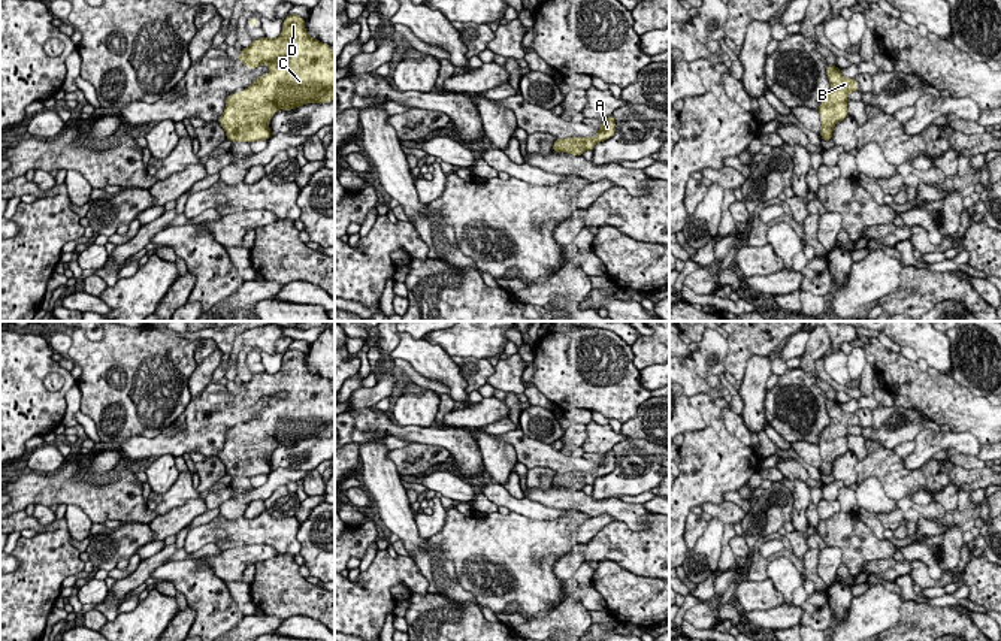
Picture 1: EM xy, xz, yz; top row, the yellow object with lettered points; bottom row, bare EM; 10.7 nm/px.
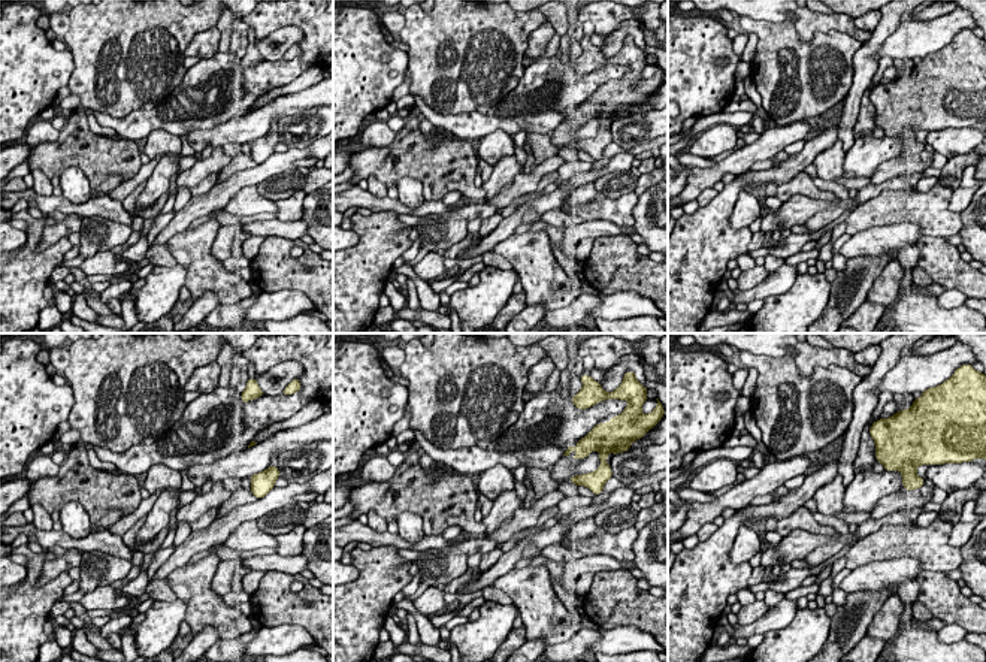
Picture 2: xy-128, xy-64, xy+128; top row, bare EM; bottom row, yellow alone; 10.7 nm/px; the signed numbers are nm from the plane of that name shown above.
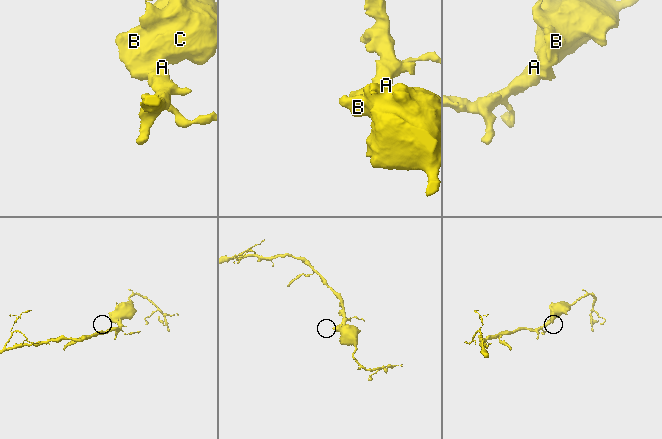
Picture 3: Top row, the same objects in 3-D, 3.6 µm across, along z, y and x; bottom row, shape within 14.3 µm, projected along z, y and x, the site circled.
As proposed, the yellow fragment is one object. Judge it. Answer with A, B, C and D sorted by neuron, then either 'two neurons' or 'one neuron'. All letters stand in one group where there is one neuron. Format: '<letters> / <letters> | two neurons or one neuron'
A B C D | one neuron

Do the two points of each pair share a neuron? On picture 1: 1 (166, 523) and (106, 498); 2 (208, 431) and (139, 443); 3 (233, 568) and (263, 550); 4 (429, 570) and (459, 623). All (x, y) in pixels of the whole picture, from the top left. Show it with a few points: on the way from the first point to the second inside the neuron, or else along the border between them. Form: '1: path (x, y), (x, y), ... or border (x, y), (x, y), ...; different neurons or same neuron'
1: border (157, 516), (148, 523); different neurons
2: path (191, 432), (177, 440), (156, 444); same neuron
3: path (241, 561), (247, 555), (256, 553); same neuron
4: border (428, 592), (477, 605); different neurons

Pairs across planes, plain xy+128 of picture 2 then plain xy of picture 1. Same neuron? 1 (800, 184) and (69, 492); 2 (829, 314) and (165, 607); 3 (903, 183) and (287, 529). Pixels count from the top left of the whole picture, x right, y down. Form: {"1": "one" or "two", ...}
{"1": "one", "2": "two", "3": "two"}

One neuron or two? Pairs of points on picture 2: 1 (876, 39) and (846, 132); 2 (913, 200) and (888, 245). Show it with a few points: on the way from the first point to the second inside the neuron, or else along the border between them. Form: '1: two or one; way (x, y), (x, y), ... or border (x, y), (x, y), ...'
1: one; way (865, 62), (864, 75), (850, 109)
2: two; border (867, 229), (915, 223), (922, 235)

